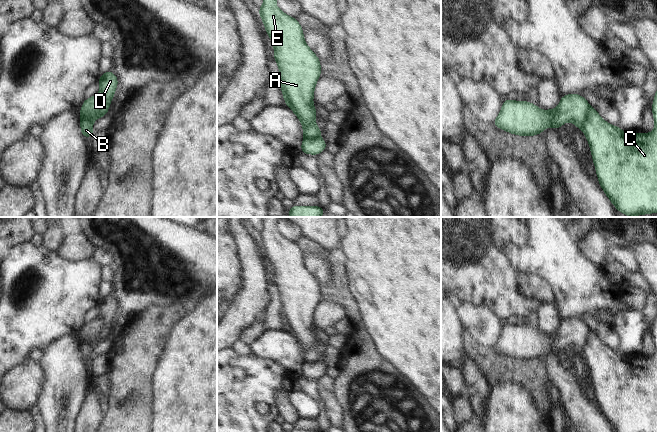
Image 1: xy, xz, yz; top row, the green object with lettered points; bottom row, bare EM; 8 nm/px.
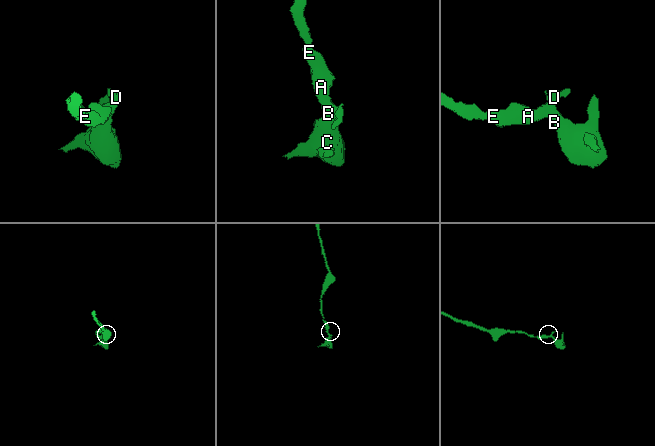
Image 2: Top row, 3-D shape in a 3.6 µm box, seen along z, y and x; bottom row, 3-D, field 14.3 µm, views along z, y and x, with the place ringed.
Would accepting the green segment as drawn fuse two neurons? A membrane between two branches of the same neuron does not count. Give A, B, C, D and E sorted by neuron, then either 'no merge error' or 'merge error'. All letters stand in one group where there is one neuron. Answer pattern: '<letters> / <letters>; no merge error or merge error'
A E / B C D; merge error

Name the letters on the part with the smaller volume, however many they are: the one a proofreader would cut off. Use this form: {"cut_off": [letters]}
{"cut_off": ["B", "C", "D"]}

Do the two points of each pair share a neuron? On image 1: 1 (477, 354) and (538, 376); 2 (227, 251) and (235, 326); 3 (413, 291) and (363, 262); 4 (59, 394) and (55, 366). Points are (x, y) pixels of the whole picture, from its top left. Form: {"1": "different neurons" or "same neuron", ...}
{"1": "same neuron", "2": "different neurons", "3": "same neuron", "4": "same neuron"}

